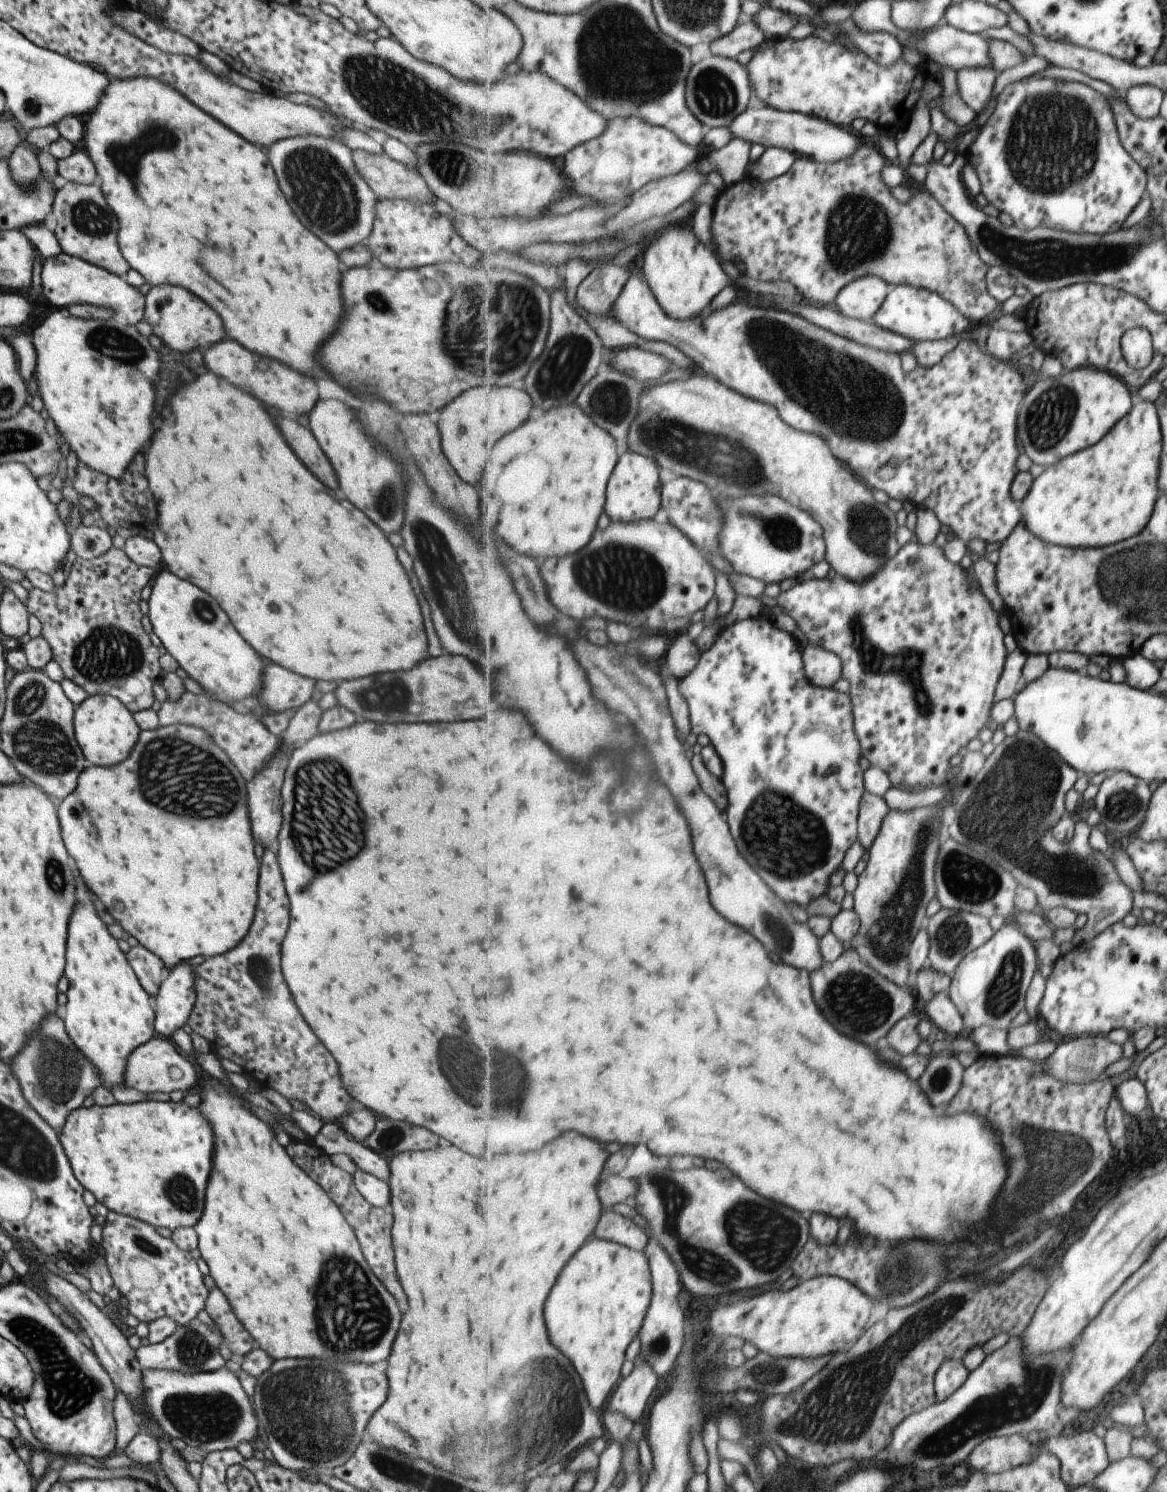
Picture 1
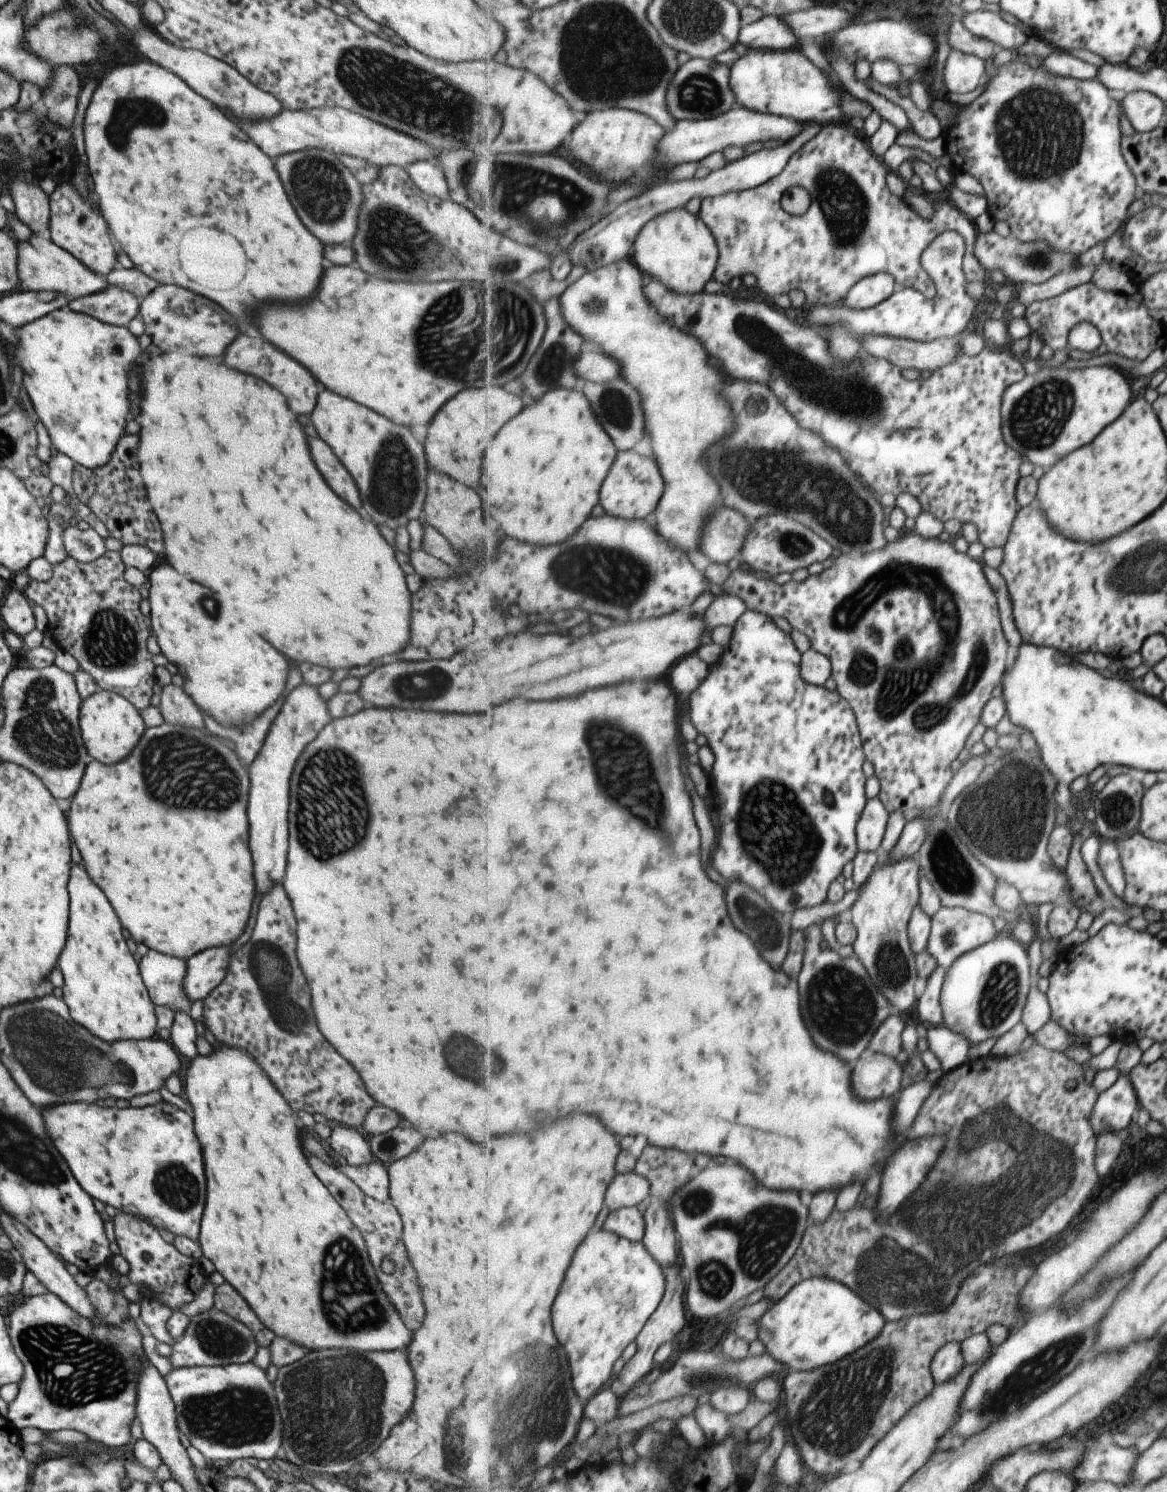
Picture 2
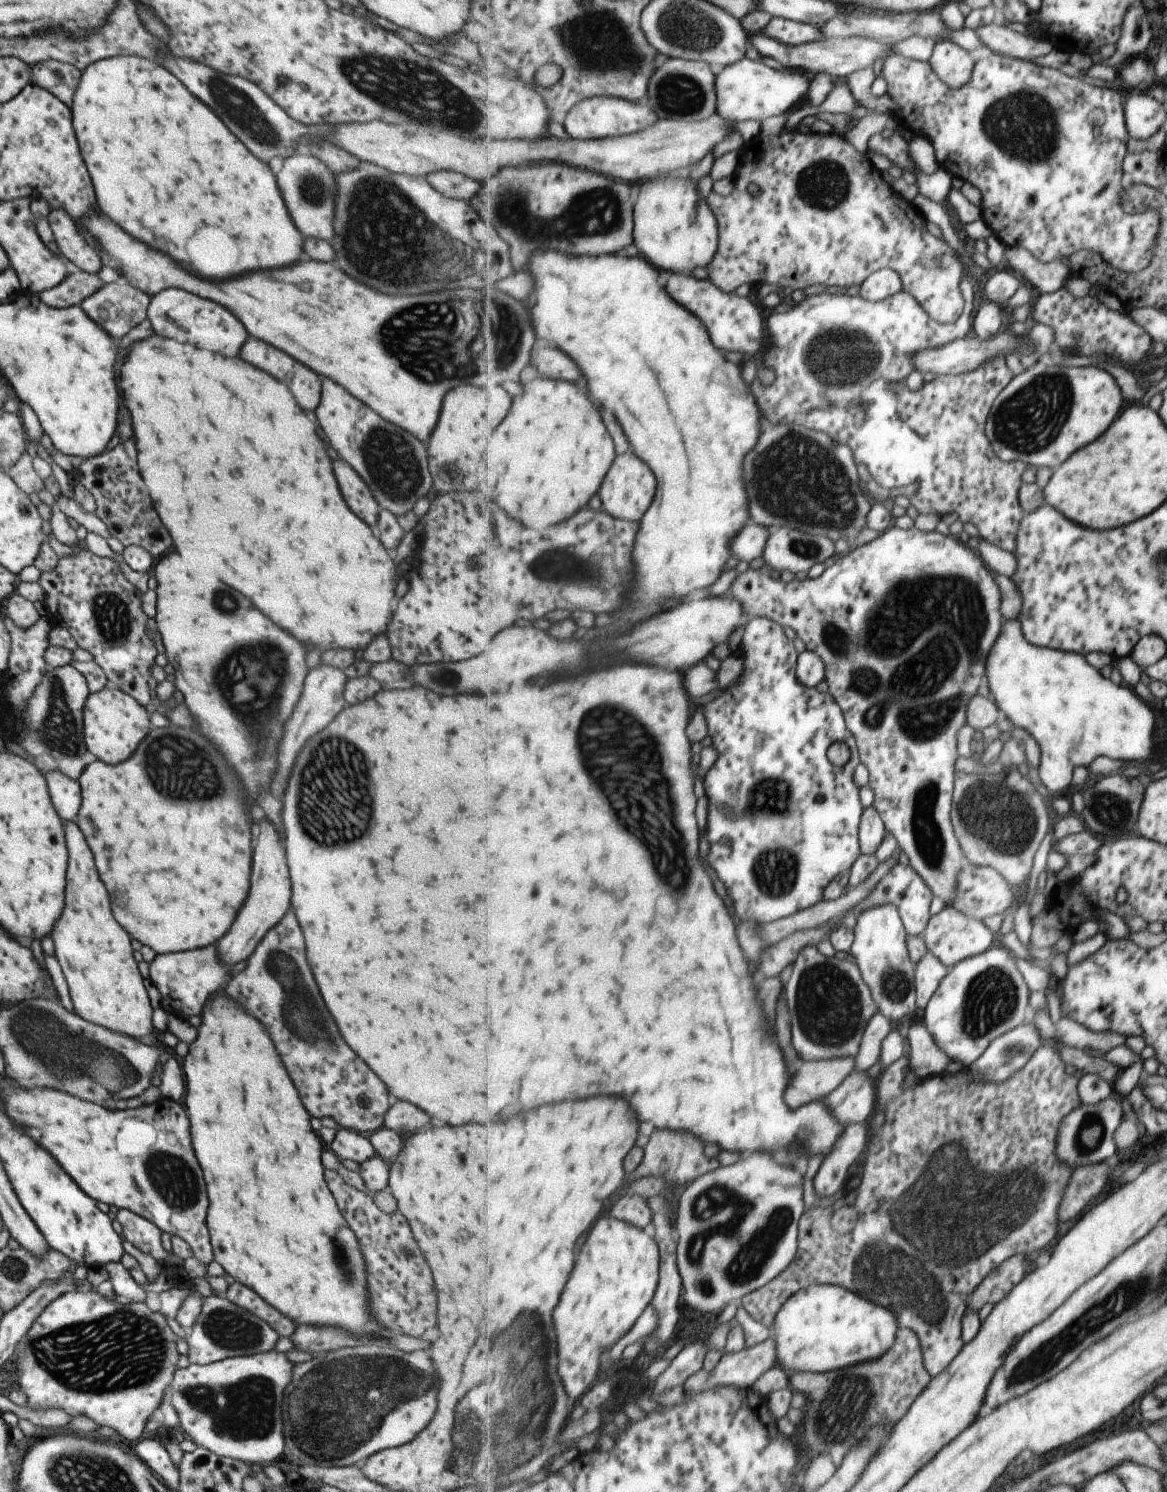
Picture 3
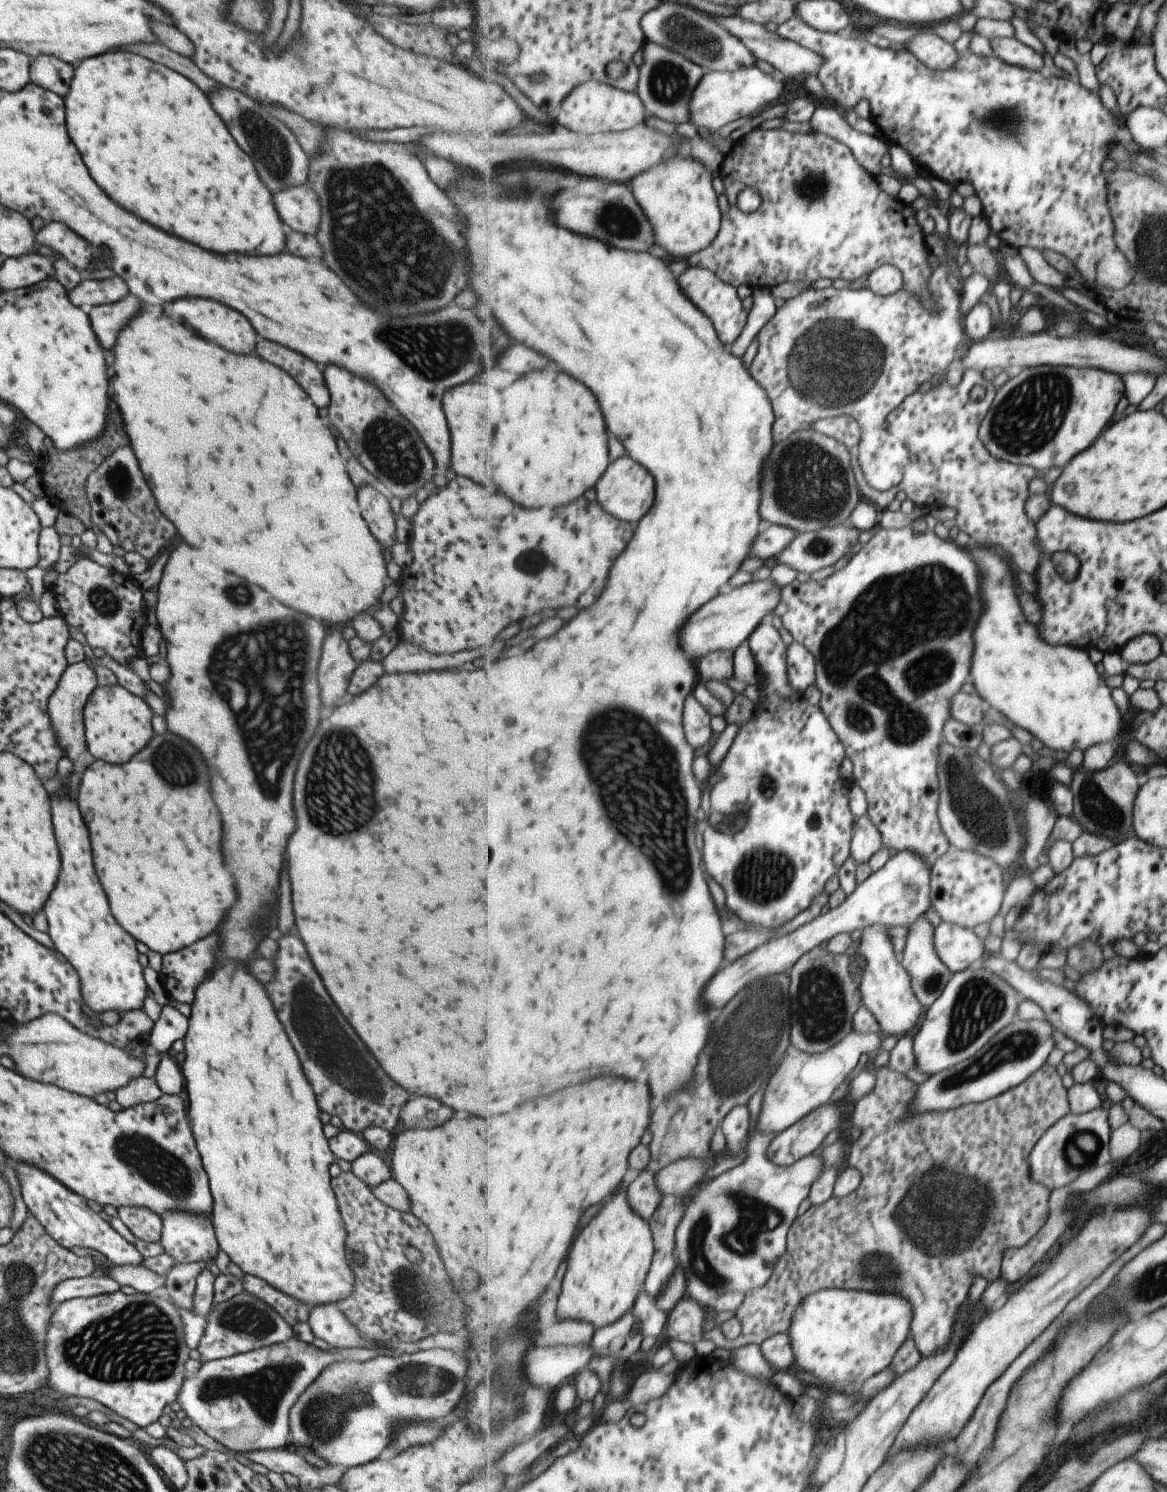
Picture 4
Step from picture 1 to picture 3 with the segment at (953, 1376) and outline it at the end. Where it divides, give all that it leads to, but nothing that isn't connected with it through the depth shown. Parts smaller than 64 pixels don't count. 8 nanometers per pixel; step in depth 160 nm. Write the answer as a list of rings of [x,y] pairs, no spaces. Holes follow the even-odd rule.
[[[1049,1044],[1041,1047],[1034,1055],[1033,1058],[1028,1060],[1028,1063],[1019,1071],[1016,1072],[1009,1080],[1002,1083],[973,1083],[969,1078],[968,1068],[961,1068],[957,1073],[937,1075],[934,1077],[927,1077],[926,1079],[920,1079],[919,1082],[910,1089],[903,1088],[905,1084],[905,1078],[907,1073],[905,1068],[901,1068],[901,1062],[907,1062],[907,1060],[897,1060],[884,1068],[880,1079],[877,1080],[876,1085],[876,1112],[882,1111],[884,1113],[884,1124],[876,1129],[863,1154],[863,1182],[857,1190],[853,1190],[847,1194],[847,1198],[843,1200],[836,1200],[832,1205],[821,1208],[815,1207],[807,1209],[802,1216],[798,1228],[798,1255],[795,1260],[787,1267],[777,1278],[774,1278],[765,1287],[761,1287],[759,1290],[749,1293],[742,1299],[742,1304],[746,1308],[746,1311],[751,1316],[758,1320],[766,1327],[773,1328],[775,1319],[778,1318],[779,1311],[782,1310],[786,1302],[793,1296],[797,1295],[799,1291],[811,1287],[814,1284],[818,1285],[837,1285],[845,1287],[851,1292],[858,1293],[859,1296],[866,1297],[867,1300],[873,1301],[877,1304],[883,1305],[885,1308],[894,1309],[898,1314],[899,1324],[901,1327],[906,1327],[914,1330],[918,1333],[920,1340],[922,1341],[922,1351],[924,1352],[924,1363],[926,1369],[933,1377],[939,1376],[951,1363],[954,1362],[955,1357],[963,1350],[966,1343],[962,1335],[962,1319],[967,1314],[967,1308],[969,1306],[969,1300],[973,1296],[974,1292],[978,1290],[979,1285],[989,1276],[991,1272],[1001,1267],[1003,1262],[1009,1260],[1016,1254],[1026,1255],[1030,1252],[1035,1252],[1043,1246],[1047,1246],[1055,1234],[1057,1234],[1058,1214],[1060,1212],[1060,1204],[1067,1185],[1071,1180],[1073,1171],[1069,1165],[1064,1161],[1061,1161],[1056,1155],[1056,1138],[1058,1137],[1058,1130],[1060,1129],[1063,1119],[1079,1108],[1082,1104],[1081,1097],[1079,1096],[1078,1084],[1080,1079],[1075,1078],[1072,1074],[1072,1069],[1066,1064],[1066,1061],[1062,1059],[1062,1056]],[[989,1122],[993,1124],[991,1130],[995,1132],[995,1136],[999,1134],[1001,1138],[1001,1124],[1005,1126],[1013,1126],[1013,1132],[1011,1132],[1011,1140],[1013,1140],[1013,1152],[1019,1156],[1021,1160],[1021,1166],[1019,1166],[1019,1174],[1017,1176],[989,1176],[987,1172],[979,1170],[977,1166],[973,1166],[967,1158],[967,1152],[963,1148],[959,1148],[957,1144],[965,1146],[967,1150],[971,1150],[969,1154],[973,1154],[973,1158],[977,1160],[979,1156],[983,1158],[985,1156],[985,1138],[989,1138]],[[973,1138],[979,1138],[979,1154],[973,1152],[973,1146],[969,1146],[971,1142],[975,1142]]]

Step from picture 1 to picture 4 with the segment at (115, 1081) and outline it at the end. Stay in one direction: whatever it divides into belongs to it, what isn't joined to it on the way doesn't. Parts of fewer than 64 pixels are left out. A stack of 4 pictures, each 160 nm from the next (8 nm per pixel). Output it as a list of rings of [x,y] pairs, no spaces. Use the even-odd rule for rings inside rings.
[[[68,792],[48,796],[55,842],[59,848],[60,869],[55,886],[43,904],[47,936],[57,952],[65,957],[77,972],[84,1004],[94,1012],[128,1011],[142,1008],[147,987],[142,968],[137,961],[133,938],[119,928],[111,917],[105,894],[91,866],[89,834],[83,824],[78,802]]]

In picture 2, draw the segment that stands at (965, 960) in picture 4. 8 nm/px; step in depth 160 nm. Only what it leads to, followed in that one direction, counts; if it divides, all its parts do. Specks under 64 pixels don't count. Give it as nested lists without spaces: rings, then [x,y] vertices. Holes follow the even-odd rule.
[[[942,907],[932,916],[932,931],[927,950],[938,960],[938,966],[949,968],[960,957],[995,940],[997,928],[989,915],[966,908]]]

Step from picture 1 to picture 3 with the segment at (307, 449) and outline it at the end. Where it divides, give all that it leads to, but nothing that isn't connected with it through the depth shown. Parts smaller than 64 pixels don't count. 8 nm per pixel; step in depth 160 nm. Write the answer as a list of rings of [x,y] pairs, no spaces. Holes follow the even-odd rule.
[[[335,460],[333,462],[333,472],[341,490],[341,496],[345,504],[359,516],[365,524],[375,524],[377,522],[377,513],[381,510],[379,504],[371,494],[370,488],[359,478],[359,475],[349,468],[345,462]]]

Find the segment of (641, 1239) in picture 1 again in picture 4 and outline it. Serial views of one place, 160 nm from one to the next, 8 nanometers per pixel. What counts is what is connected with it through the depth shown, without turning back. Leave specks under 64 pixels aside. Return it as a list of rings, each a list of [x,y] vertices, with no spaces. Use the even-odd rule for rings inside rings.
[[[648,1168],[640,1173],[627,1187],[628,1199],[635,1212],[645,1220],[650,1221],[664,1199],[664,1194],[656,1181],[657,1173]]]

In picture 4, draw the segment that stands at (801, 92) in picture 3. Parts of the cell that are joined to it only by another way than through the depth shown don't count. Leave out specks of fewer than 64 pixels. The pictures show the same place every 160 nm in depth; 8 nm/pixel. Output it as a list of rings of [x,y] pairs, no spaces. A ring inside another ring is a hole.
[[[745,67],[737,72],[706,71],[700,80],[692,99],[690,100],[690,122],[702,134],[714,133],[723,124],[735,122],[742,116],[749,116],[751,112],[763,108],[765,104],[775,104],[774,101],[783,92],[783,82],[779,75],[765,74],[756,67]]]

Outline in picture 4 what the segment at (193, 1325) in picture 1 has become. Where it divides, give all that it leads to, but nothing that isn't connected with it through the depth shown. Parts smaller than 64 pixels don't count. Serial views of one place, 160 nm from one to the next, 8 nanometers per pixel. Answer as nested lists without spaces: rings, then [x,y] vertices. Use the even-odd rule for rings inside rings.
[[[245,1291],[218,1305],[212,1305],[206,1319],[203,1336],[195,1348],[203,1362],[224,1359],[237,1353],[282,1343],[294,1334],[290,1324],[287,1324],[278,1312]]]

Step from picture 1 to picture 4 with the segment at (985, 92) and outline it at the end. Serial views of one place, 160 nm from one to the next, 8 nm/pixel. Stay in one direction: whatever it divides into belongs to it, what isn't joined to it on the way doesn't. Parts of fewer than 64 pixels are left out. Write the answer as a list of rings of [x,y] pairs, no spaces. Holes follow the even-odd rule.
[[[923,31],[919,33],[914,39],[906,42],[908,50],[911,51],[923,64],[926,64],[929,68],[935,70],[947,70],[954,67],[959,60],[959,52],[955,50],[953,44],[949,44],[946,40],[943,40],[939,35],[932,33],[931,31]]]

